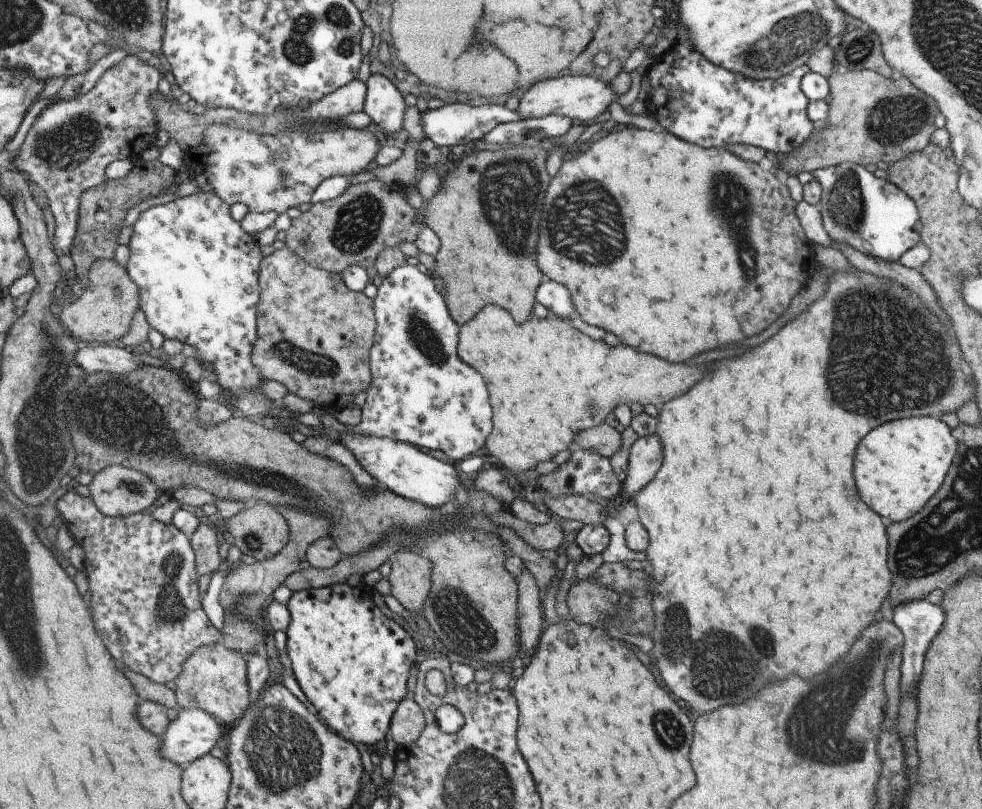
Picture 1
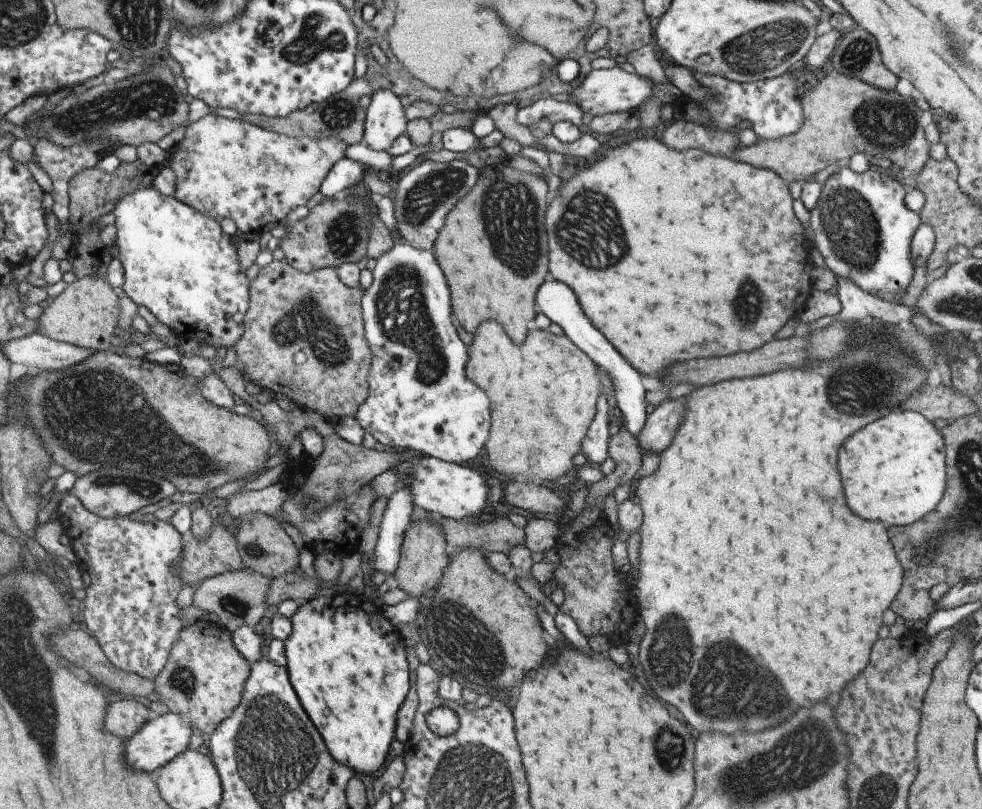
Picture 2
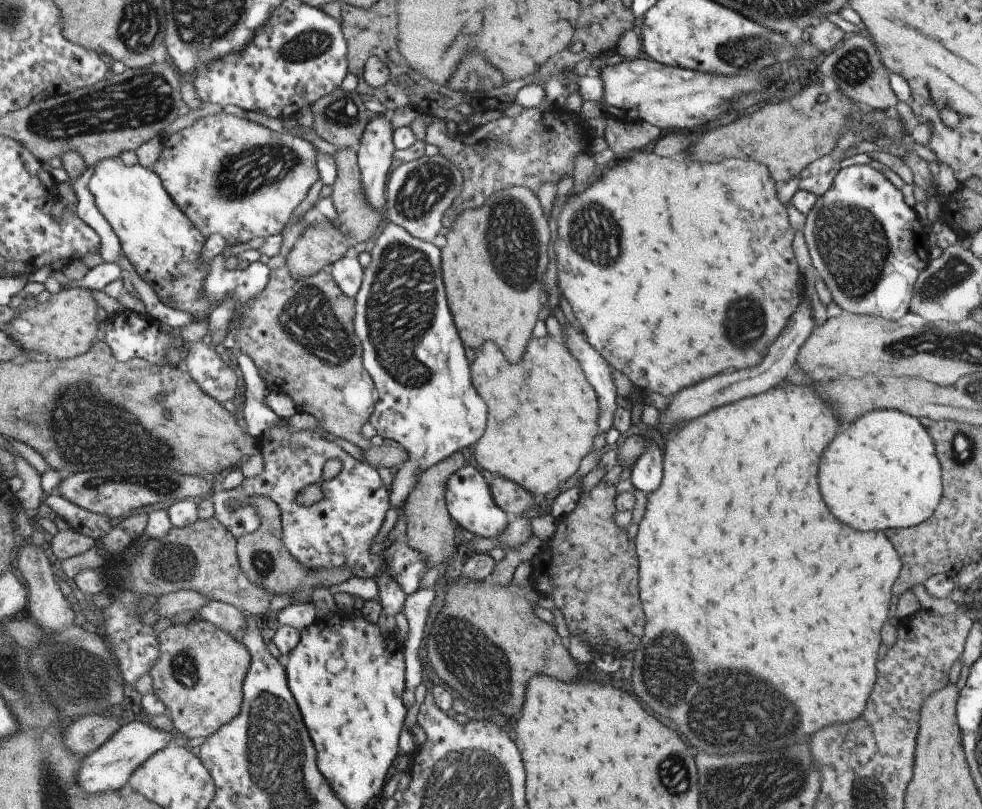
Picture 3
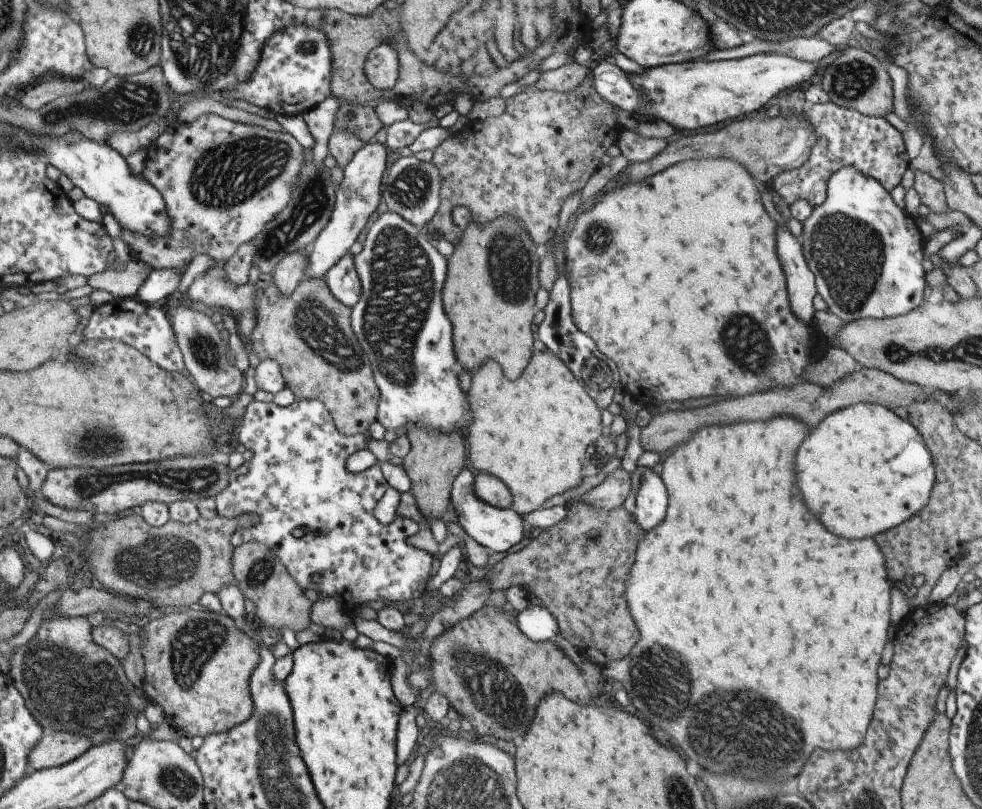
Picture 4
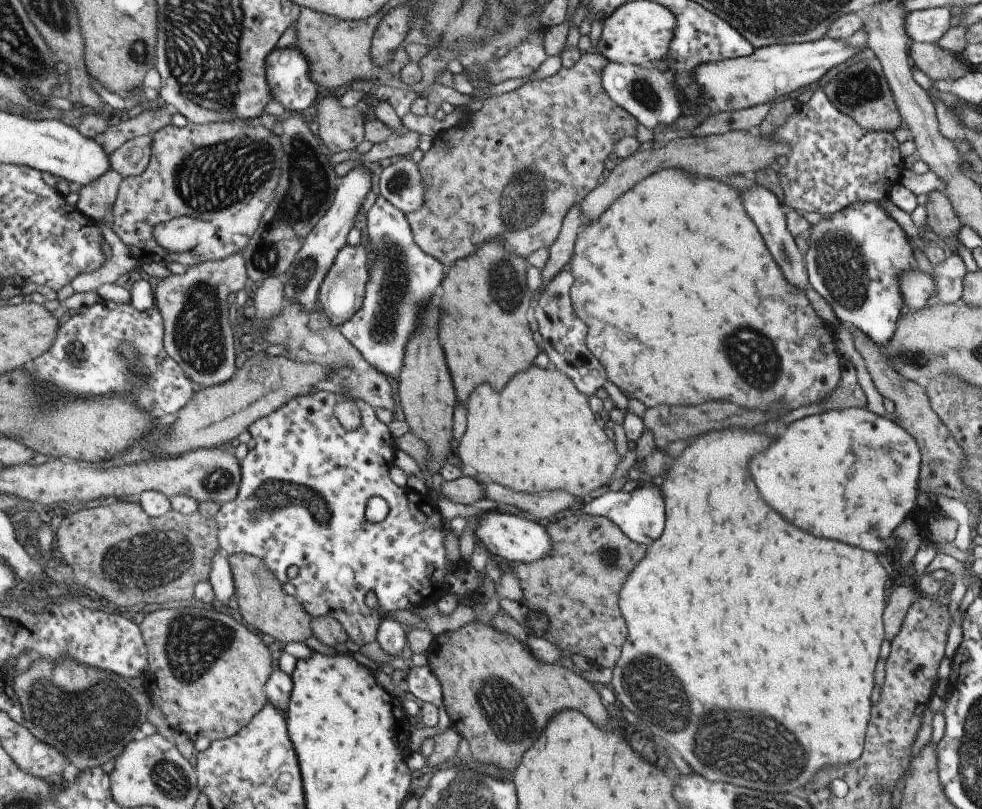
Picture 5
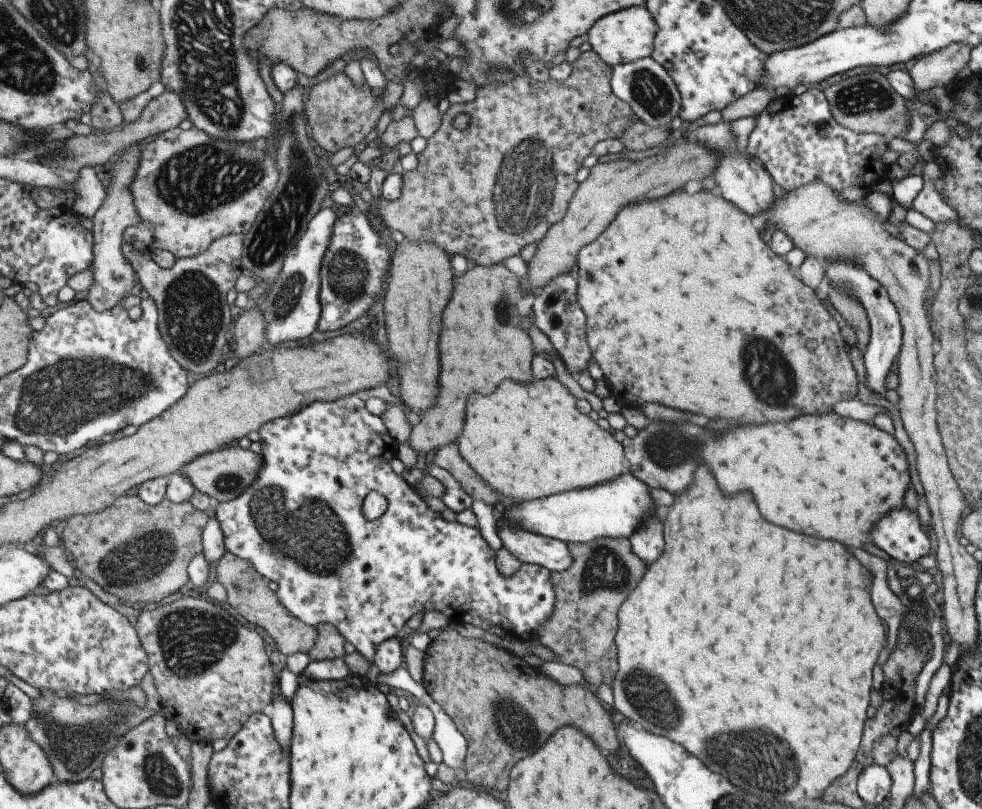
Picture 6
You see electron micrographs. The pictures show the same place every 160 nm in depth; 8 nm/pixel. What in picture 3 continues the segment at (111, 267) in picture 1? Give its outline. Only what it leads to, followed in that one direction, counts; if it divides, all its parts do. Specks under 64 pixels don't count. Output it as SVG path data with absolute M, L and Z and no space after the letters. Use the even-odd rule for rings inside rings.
M63 288L44 303L19 310L7 332L26 350L27 360L51 357L70 359L90 350L97 338L97 326L102 310L87 288Z

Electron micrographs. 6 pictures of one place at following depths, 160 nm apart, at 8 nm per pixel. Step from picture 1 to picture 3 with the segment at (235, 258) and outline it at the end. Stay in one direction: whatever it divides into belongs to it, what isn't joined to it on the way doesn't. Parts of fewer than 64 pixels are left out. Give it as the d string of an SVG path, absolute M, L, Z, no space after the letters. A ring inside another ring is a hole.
M118 158L101 159L88 182L89 192L93 195L94 205L109 223L118 238L123 256L133 266L133 270L145 284L149 284L154 295L169 308L183 310L195 320L207 320L210 308L203 297L198 297L199 286L210 269L210 260L200 263L200 252L206 237L192 225L192 222L179 210L179 207L165 192L159 177L151 170L138 164L126 166Z

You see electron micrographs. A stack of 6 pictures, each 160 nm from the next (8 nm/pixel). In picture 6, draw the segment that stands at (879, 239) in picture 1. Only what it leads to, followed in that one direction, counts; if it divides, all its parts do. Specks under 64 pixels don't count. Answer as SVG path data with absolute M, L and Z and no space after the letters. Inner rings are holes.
M829 259L820 263L824 270L824 276L827 278L830 286L854 297L856 302L859 302L865 311L867 322L870 326L870 340L867 343L866 351L862 354L867 386L879 393L880 396L883 396L885 375L889 370L893 369L893 358L898 356L902 343L902 328L898 312L889 300L884 288L874 278L871 278L861 265L852 263L847 259Z

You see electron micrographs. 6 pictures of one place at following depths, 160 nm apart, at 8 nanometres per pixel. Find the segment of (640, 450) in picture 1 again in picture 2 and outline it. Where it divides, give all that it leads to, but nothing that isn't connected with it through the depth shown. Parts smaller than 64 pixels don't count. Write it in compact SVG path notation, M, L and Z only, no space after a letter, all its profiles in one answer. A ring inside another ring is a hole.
M675 399L661 402L651 414L648 414L646 425L641 428L636 438L641 453L660 454L665 450L667 444L671 444L681 414L683 414L683 402L677 402Z

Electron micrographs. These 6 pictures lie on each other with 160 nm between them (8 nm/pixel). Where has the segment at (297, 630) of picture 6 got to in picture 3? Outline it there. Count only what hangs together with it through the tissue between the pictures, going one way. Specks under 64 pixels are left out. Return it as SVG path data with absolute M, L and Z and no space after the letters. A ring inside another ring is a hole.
M250 497L246 503L258 514L257 527L236 539L236 555L239 568L249 582L263 587L271 596L287 593L293 596L295 603L306 603L317 584L329 587L355 577L355 570L345 565L333 566L329 570L311 570L299 564L280 539L280 516L276 504L265 497Z

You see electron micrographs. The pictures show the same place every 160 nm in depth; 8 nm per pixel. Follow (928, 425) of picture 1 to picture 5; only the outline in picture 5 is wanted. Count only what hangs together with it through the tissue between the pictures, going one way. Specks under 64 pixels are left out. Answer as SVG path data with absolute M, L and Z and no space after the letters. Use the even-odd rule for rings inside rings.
M849 407L844 409L823 410L822 413L806 416L786 425L785 432L781 436L777 436L777 440L763 452L753 456L753 460L749 462L749 472L755 480L755 486L761 494L761 498L775 508L785 520L789 520L793 526L813 534L813 536L821 536L821 538L833 538L839 540L843 544L851 544L851 546L859 546L861 550L867 552L879 552L880 554L888 554L888 547L885 546L885 539L892 537L893 529L909 516L909 513L915 511L915 490L918 489L918 474L920 472L921 453L915 439L903 430L891 417L872 413L867 408Z

